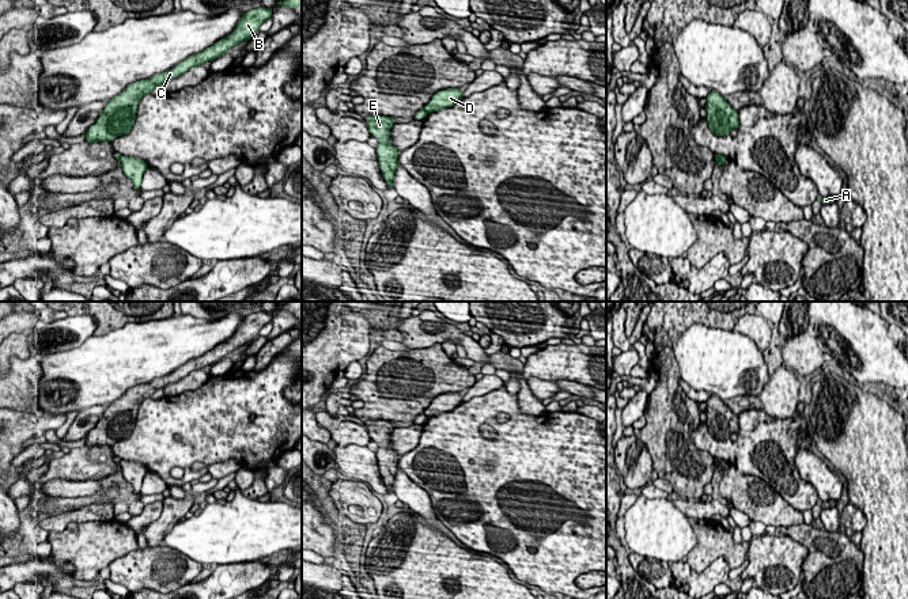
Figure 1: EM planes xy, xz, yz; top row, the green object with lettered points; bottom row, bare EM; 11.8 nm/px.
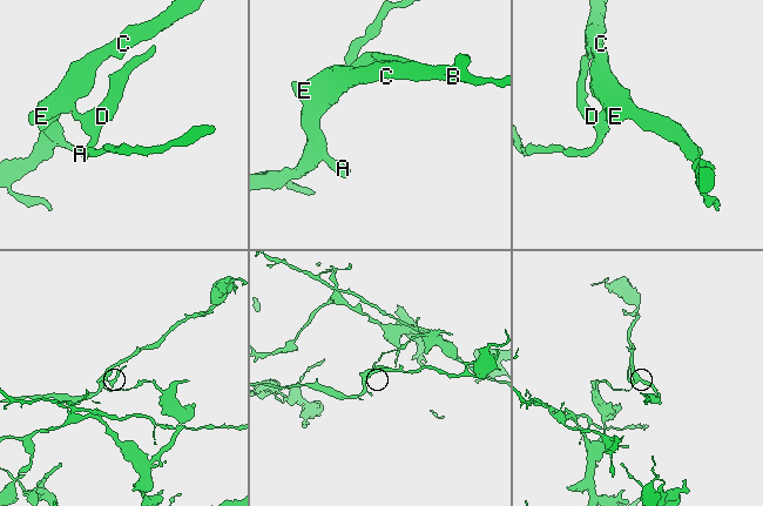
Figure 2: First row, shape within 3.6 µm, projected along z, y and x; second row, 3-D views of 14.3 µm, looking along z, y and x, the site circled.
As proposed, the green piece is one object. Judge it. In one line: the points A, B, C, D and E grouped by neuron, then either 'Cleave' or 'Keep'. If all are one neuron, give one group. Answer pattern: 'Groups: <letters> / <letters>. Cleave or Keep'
Groups: A B C E / D. Cleave

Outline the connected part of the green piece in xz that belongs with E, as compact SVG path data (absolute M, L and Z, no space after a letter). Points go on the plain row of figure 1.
M366 420L364 425L367 426L371 440L378 443L378 451L375 455L379 473L386 488L389 489L389 493L393 493L394 478L398 470L397 462L400 460L401 455L391 448L390 433L397 426L393 421L385 420Z

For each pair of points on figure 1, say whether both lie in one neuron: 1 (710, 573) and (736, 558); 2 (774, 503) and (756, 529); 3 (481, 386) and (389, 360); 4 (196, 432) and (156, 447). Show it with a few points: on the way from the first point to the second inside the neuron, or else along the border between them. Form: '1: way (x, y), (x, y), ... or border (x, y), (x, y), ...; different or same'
1: border (730, 567), (717, 557), (695, 571); different
2: border (751, 519), (760, 520), (765, 526); different
3: border (476, 380), (468, 387); different
4: way (188, 442), (182, 447), (166, 447); same

